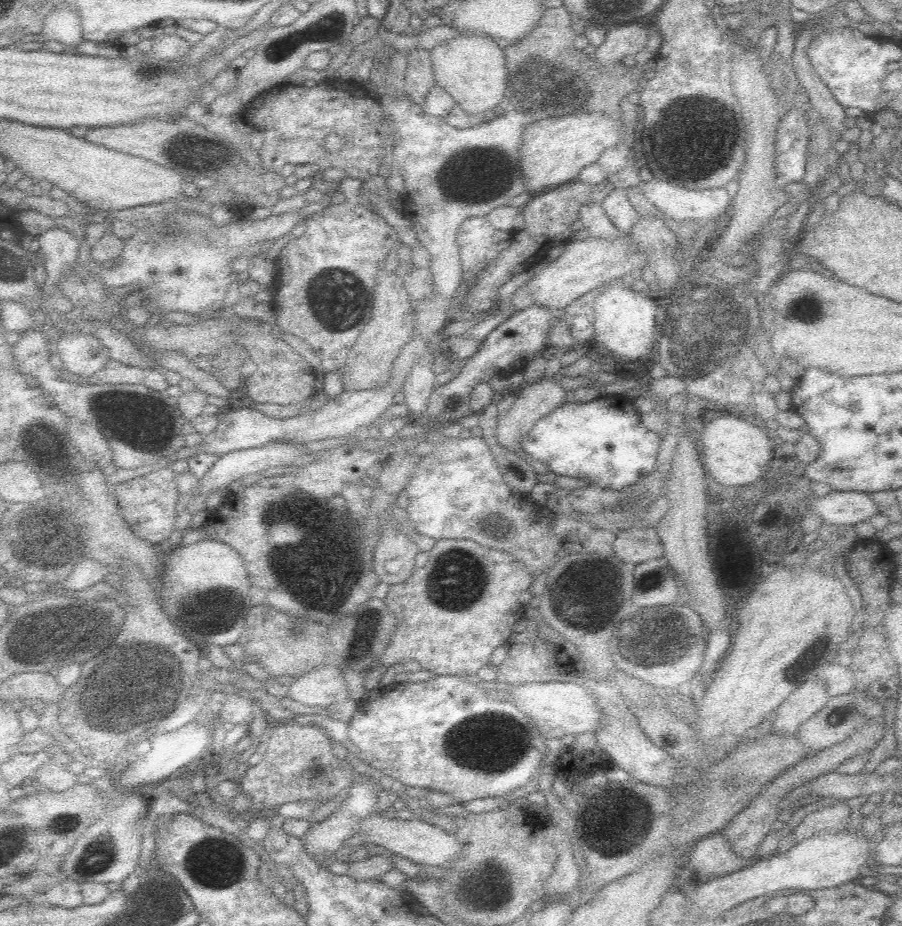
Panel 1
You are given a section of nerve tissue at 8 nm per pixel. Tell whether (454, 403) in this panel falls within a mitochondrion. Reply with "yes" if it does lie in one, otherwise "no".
no

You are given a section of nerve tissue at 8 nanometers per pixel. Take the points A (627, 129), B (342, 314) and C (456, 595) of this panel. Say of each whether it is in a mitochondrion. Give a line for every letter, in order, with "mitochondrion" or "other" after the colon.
A: other
B: mitochondrion
C: mitochondrion

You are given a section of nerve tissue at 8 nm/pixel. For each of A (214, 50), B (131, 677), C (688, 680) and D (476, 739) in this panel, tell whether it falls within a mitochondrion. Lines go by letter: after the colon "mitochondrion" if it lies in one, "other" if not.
A: other
B: mitochondrion
C: other
D: mitochondrion

